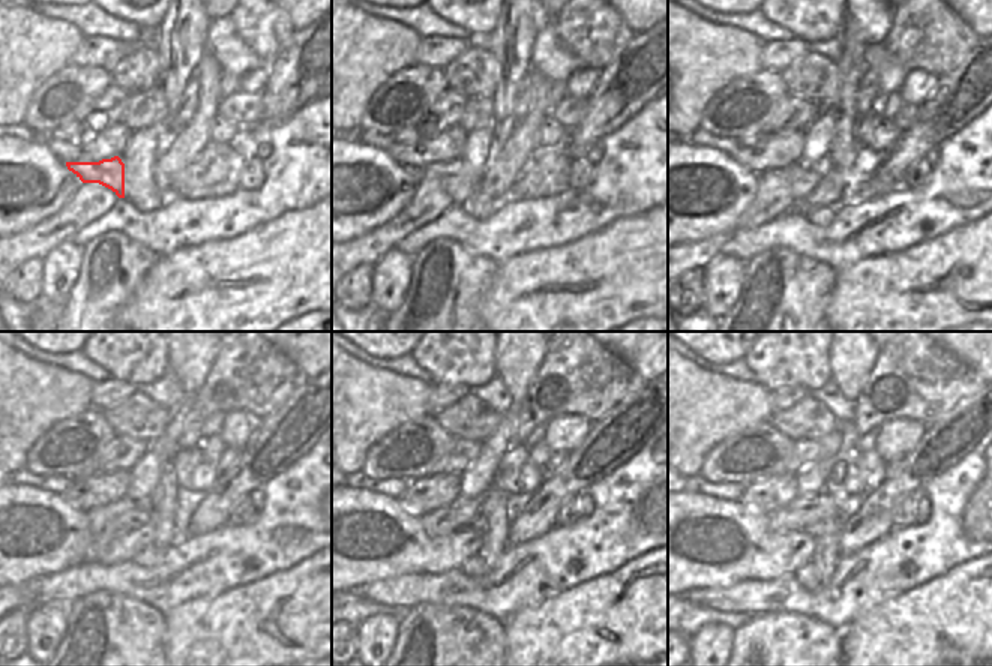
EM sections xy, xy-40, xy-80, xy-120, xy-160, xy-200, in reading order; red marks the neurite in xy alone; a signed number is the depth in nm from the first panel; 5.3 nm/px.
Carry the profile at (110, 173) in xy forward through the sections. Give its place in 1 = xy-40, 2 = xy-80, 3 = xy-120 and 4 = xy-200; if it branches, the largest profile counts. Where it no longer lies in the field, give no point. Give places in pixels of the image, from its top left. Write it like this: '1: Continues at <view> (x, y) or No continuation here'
1: Continues at xy-40 (456, 177)
2: Continues at xy-80 (802, 179)
3: Continues at xy-120 (137, 518)
4: Continues at xy-200 (818, 530).

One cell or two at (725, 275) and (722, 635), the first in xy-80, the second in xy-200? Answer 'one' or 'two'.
one

